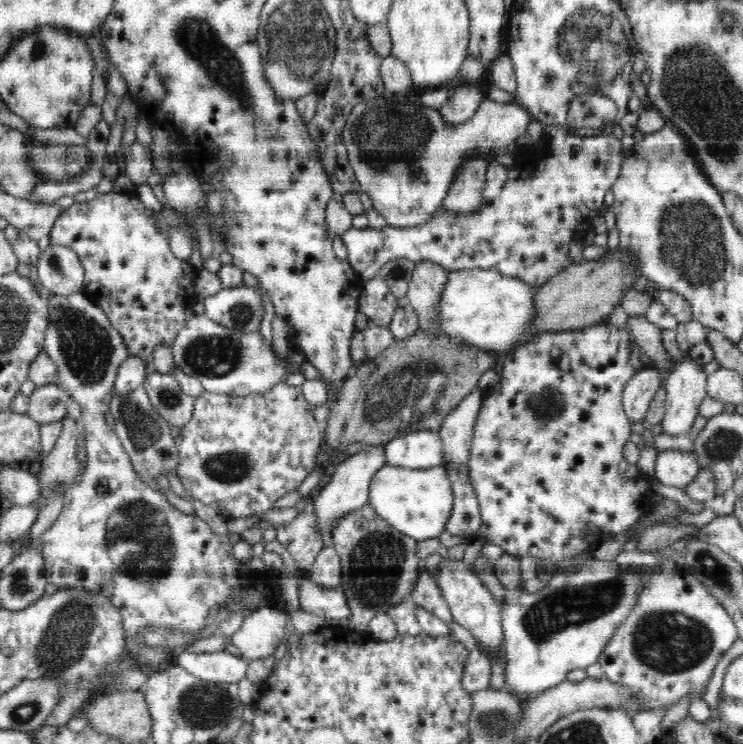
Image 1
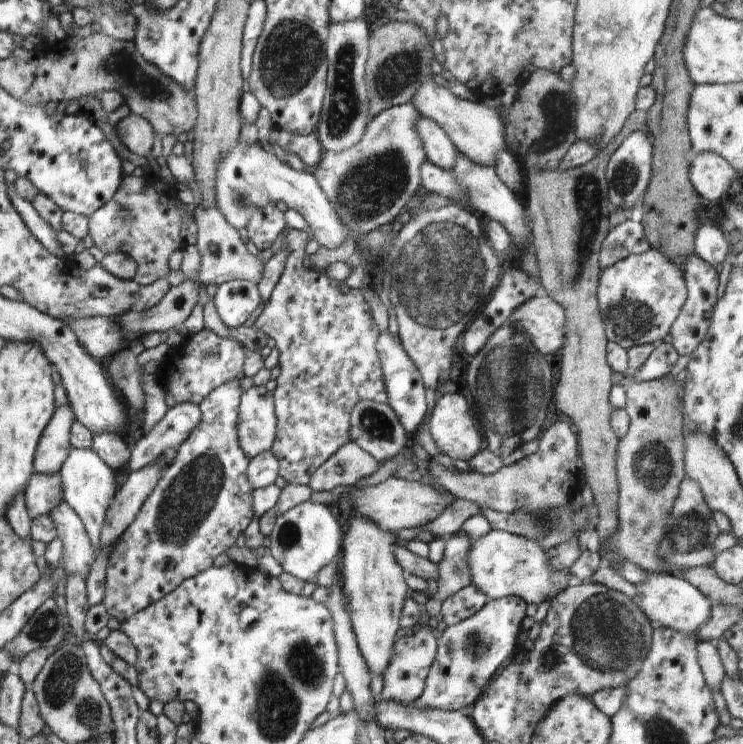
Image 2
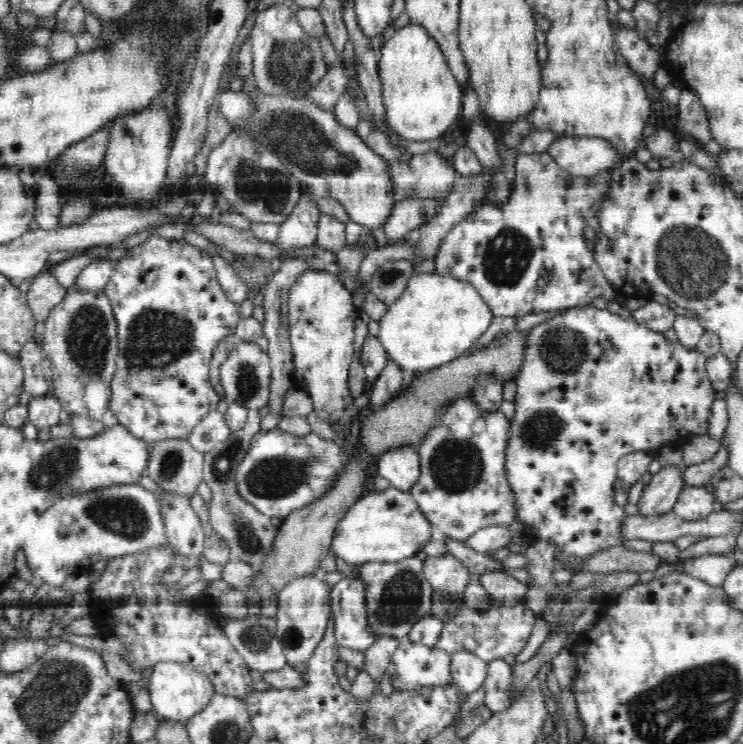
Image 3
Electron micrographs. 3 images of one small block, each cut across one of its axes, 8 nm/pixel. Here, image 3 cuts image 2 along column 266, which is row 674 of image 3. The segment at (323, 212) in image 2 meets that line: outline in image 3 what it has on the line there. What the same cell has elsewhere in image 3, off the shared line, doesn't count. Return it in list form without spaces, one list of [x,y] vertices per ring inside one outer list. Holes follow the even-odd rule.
[[[160,662],[152,670],[152,676],[143,685],[148,688],[153,713],[158,719],[176,721],[185,726],[186,721],[204,710],[211,701],[215,688],[210,678],[196,668],[178,662]]]

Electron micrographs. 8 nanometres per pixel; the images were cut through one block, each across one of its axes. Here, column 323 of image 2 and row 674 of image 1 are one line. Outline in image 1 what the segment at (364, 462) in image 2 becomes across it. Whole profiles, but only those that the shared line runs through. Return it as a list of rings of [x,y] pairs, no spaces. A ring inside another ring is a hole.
[[[481,646],[470,651],[469,660],[465,665],[465,676],[462,678],[462,687],[470,694],[489,687],[492,662]]]

